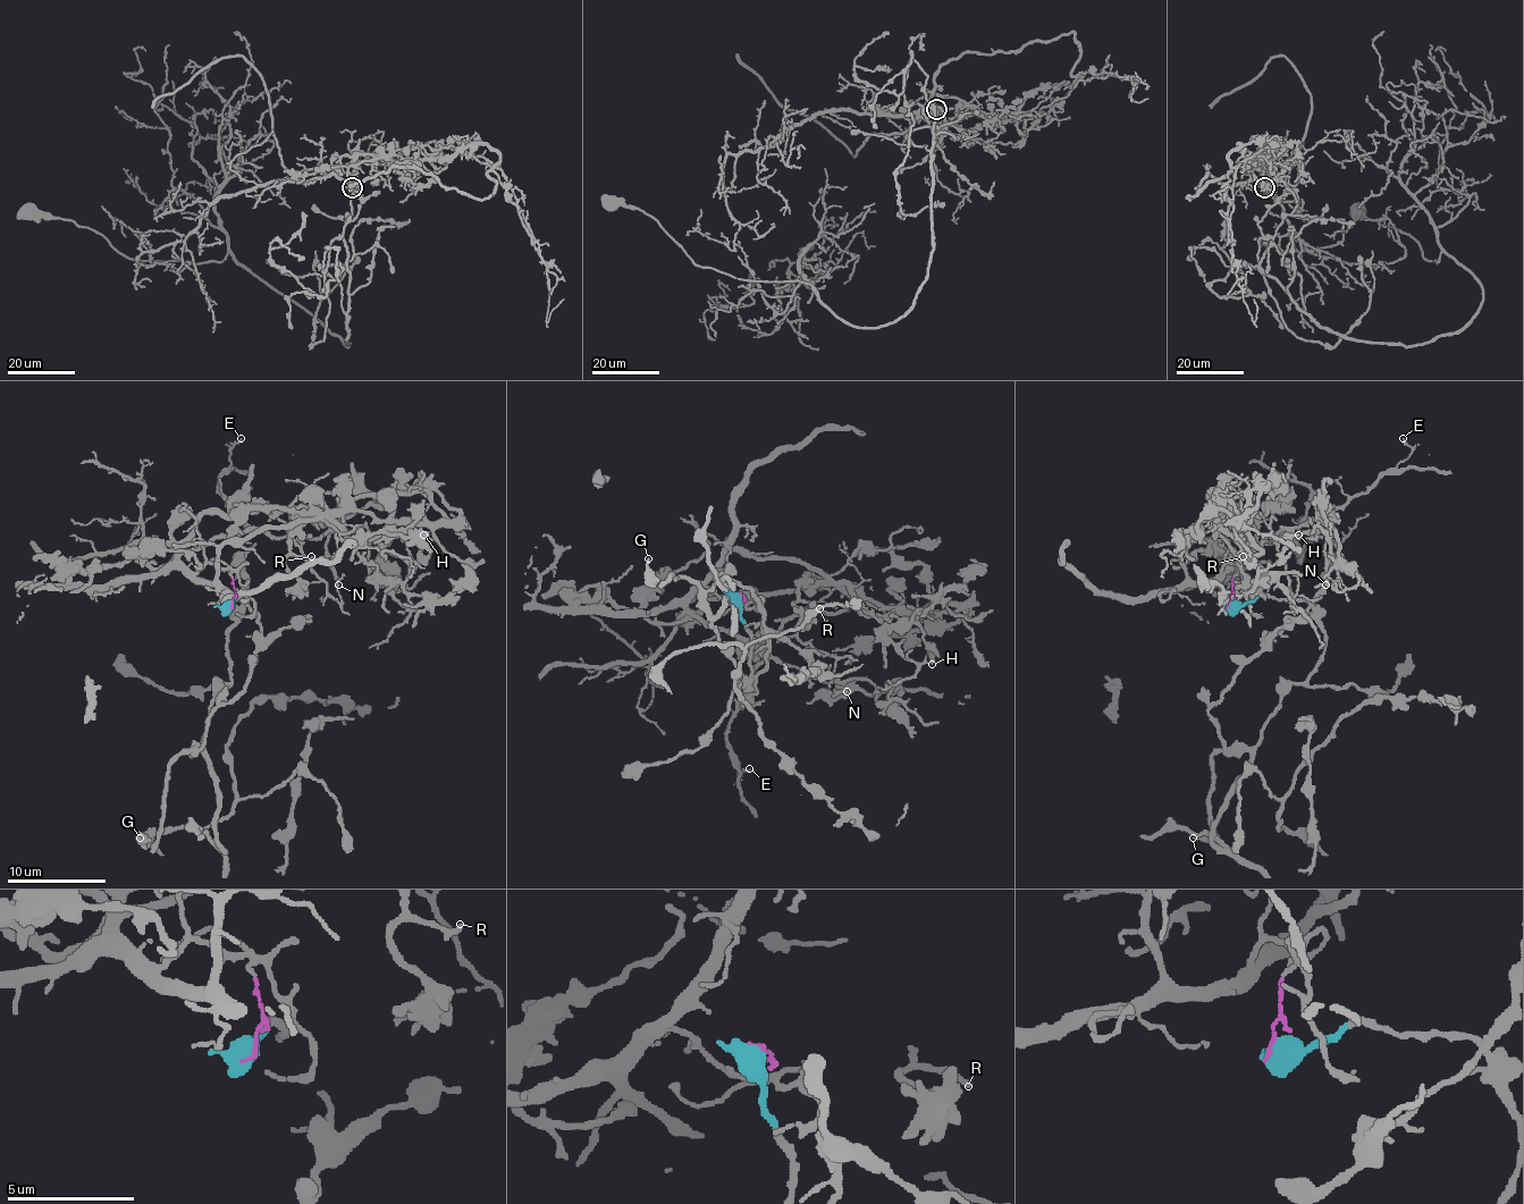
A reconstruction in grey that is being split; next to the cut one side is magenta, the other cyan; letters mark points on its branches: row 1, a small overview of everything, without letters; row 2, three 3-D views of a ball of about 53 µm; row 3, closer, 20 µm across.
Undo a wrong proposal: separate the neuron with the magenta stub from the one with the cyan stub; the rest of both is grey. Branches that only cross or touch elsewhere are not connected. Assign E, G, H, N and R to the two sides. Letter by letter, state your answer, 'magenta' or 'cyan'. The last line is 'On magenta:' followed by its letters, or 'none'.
E: magenta
G: cyan
H: magenta
N: magenta
R: magenta
On magenta: E, H, N, R

